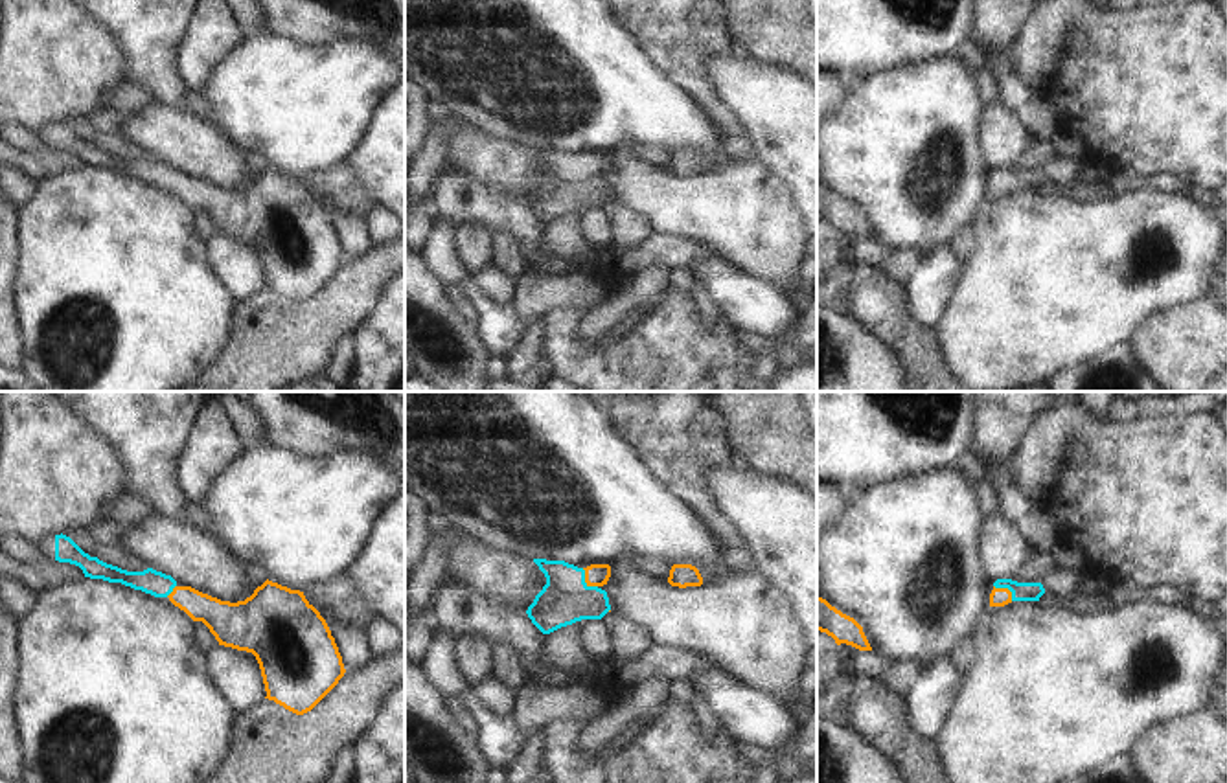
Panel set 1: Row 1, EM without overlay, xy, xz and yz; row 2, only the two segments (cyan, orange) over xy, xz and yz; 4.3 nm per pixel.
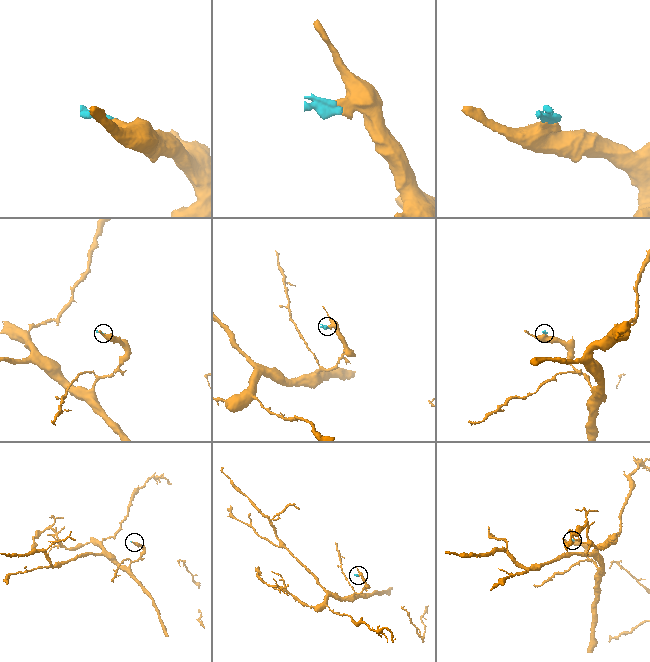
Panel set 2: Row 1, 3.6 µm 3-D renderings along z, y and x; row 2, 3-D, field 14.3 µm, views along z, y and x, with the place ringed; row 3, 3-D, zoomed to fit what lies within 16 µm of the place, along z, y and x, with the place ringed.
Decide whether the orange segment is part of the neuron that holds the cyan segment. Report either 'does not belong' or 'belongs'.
belongs

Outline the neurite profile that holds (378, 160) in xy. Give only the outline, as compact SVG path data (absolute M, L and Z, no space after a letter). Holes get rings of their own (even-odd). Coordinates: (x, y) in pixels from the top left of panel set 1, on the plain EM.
M405 77L383 94L375 105L348 164L357 180L368 189L373 206L383 206L405 224Z

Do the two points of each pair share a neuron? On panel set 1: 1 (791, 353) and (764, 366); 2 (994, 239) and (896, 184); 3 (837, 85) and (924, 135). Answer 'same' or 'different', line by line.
1: different
2: different
3: different

